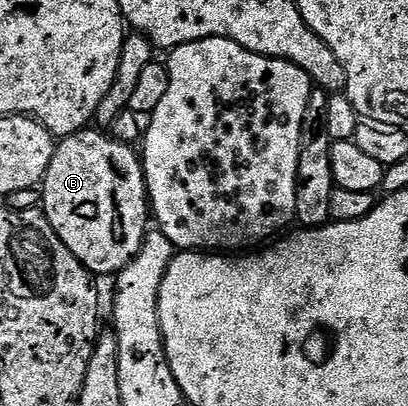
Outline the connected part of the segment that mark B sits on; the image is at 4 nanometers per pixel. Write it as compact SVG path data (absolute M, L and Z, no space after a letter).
M94 127L61 138L40 186L40 208L54 234L89 273L118 274L140 251L148 232L141 156L133 144L117 141L109 132Z

